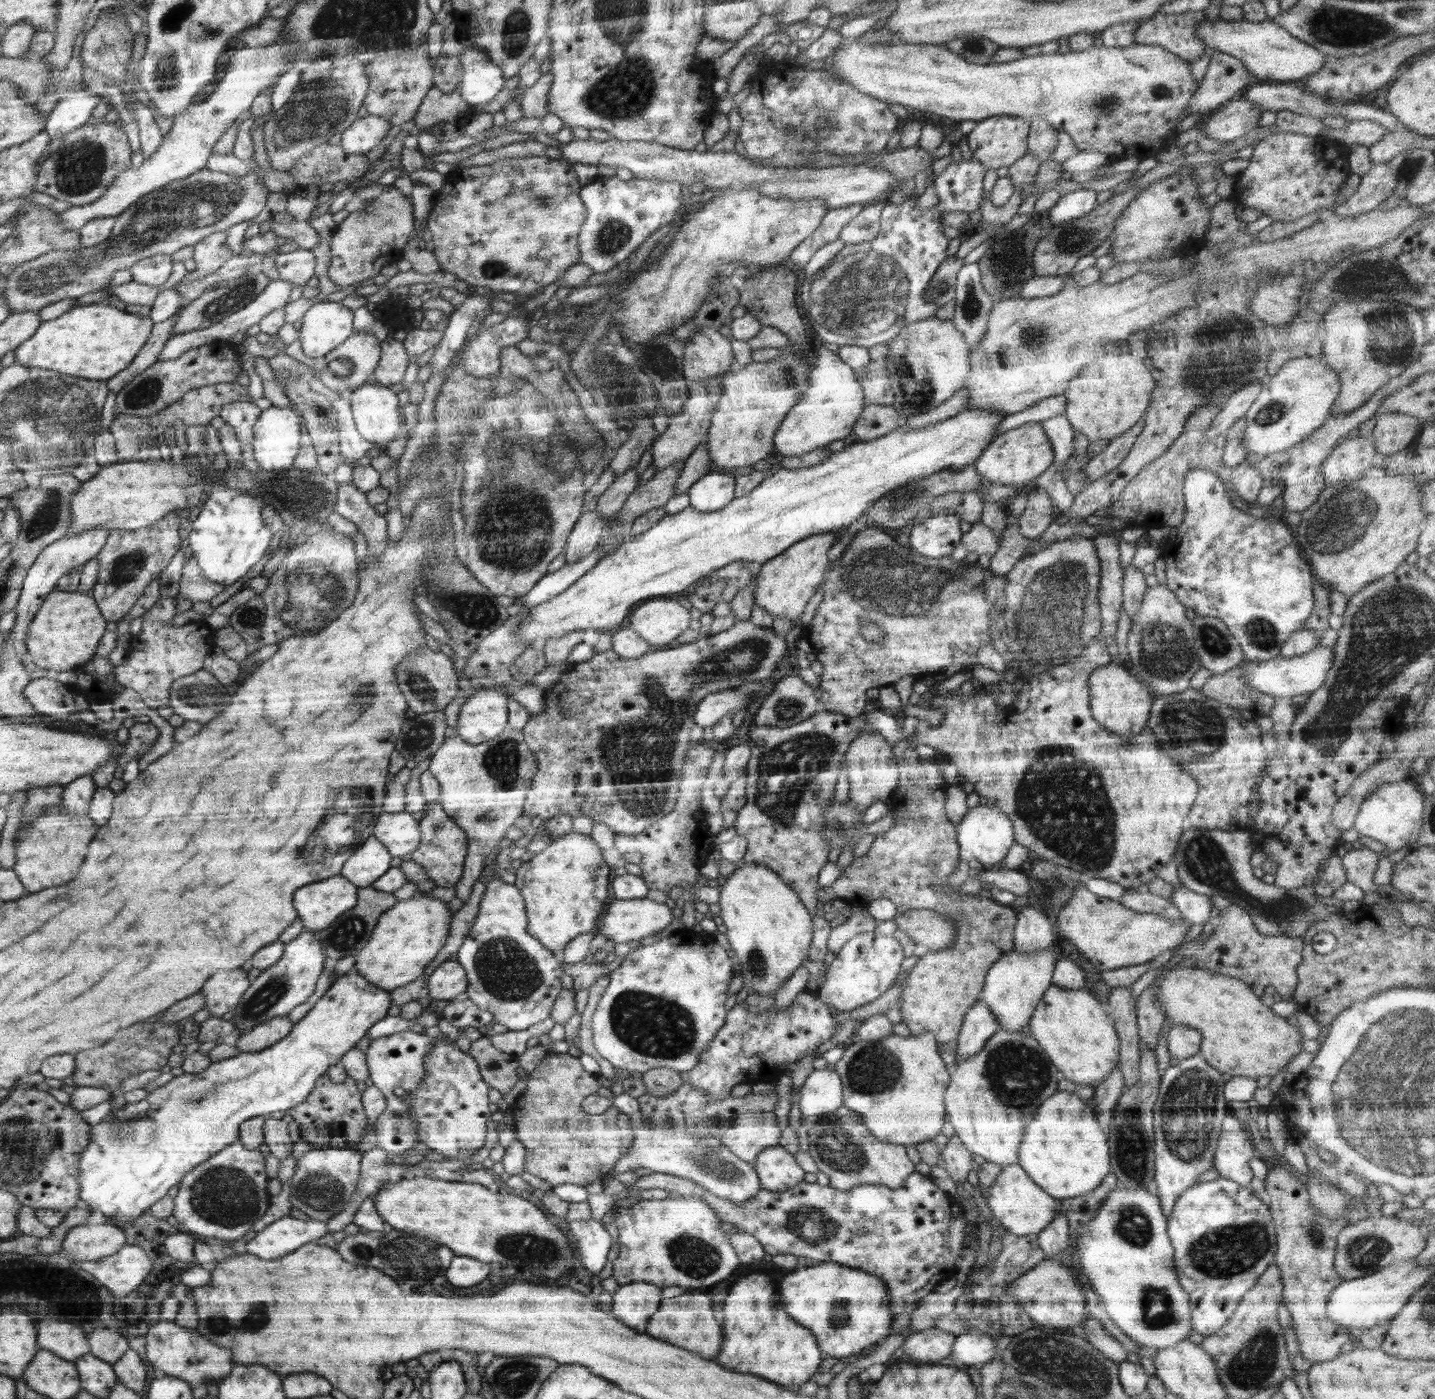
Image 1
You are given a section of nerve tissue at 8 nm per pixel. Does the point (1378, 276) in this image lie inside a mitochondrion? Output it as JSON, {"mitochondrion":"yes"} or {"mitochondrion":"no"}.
{"mitochondrion":"yes"}

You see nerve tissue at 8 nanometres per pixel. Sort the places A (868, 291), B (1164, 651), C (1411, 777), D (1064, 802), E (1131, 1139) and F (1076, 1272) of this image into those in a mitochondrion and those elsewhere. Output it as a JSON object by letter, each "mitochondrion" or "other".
{"A":"mitochondrion","B":"mitochondrion","C":"other","D":"mitochondrion","E":"mitochondrion","F":"other"}

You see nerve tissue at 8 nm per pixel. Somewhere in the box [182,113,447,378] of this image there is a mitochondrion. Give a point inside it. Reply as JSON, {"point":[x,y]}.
{"point":[233,298]}

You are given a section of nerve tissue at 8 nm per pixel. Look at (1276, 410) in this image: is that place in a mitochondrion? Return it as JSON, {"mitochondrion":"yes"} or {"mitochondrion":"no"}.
{"mitochondrion":"yes"}

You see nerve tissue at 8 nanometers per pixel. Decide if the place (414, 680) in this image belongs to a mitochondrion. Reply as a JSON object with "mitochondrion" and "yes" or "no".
{"mitochondrion":"yes"}

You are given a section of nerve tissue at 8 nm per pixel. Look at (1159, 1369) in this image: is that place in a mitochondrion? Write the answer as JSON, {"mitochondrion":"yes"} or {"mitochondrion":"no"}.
{"mitochondrion":"no"}

